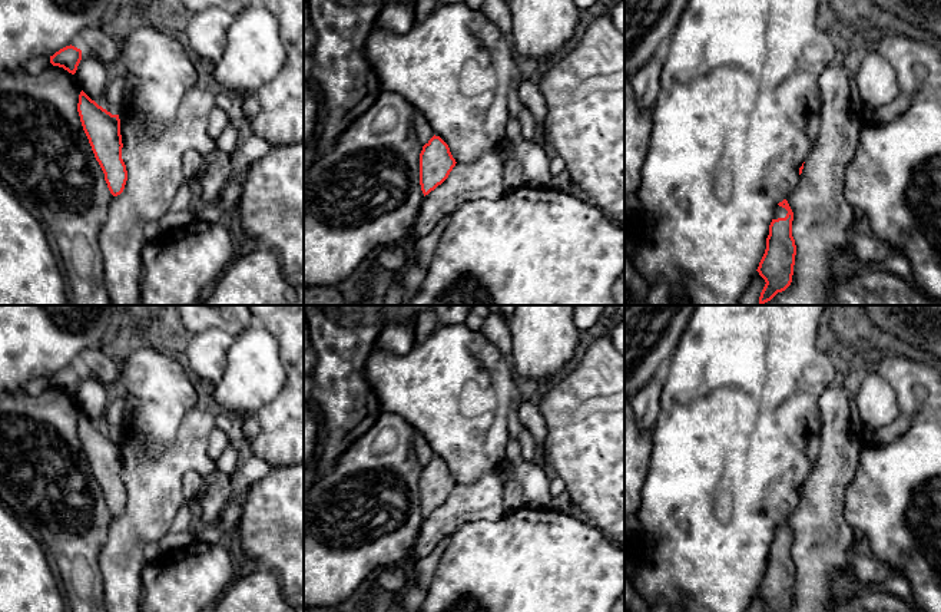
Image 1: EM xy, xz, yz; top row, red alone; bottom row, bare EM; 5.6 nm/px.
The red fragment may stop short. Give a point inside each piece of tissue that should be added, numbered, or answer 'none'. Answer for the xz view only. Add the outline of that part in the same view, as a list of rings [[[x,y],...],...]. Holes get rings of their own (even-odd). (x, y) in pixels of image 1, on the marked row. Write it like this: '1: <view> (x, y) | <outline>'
none

